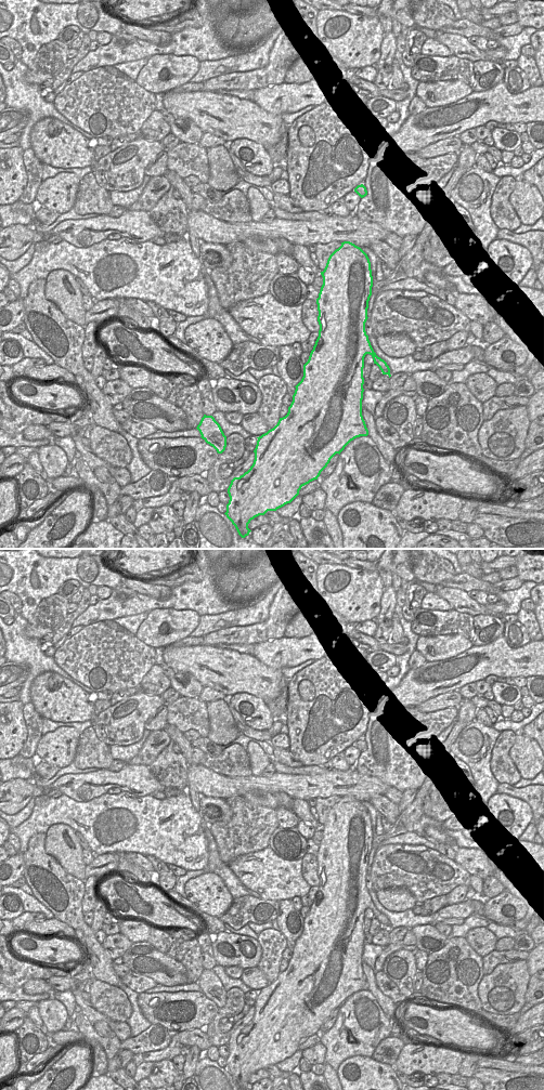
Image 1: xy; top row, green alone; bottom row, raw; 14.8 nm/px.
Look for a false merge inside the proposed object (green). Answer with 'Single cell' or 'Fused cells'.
Single cell.

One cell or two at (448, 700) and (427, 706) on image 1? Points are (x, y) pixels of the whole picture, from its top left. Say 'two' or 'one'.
one

